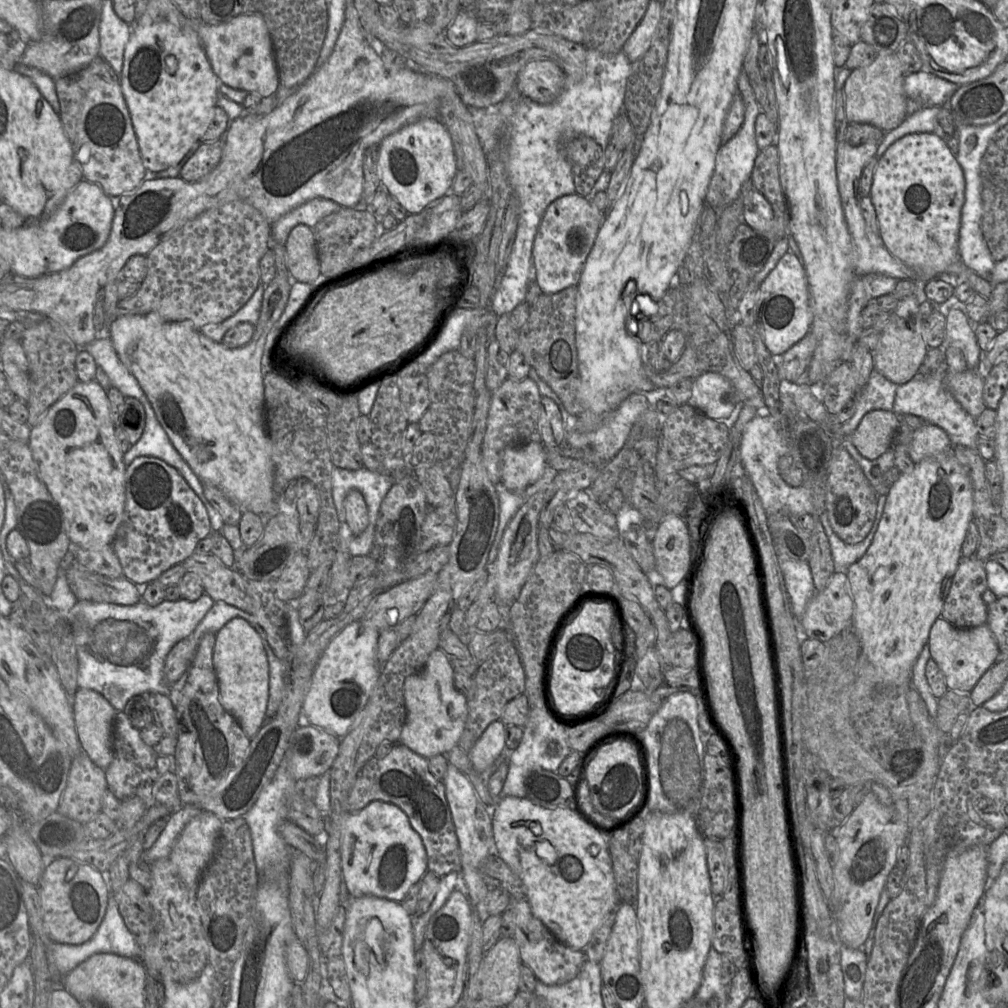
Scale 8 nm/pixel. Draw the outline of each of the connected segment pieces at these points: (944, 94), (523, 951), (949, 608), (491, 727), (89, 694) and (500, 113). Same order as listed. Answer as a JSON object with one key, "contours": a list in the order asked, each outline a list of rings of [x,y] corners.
{"contours":[[[[931,73],[905,74],[904,91],[908,98],[907,116],[922,107],[947,107],[959,86]]],[[[526,899],[512,900],[510,908],[514,911],[514,934],[522,964],[528,966],[536,979],[545,985],[557,985],[574,979],[580,972],[585,960],[585,952],[574,950],[560,942],[537,919]]],[[[972,557],[961,558],[951,579],[940,617],[957,628],[972,628],[986,623],[987,605],[982,594],[987,588],[987,577],[984,562]]],[[[499,719],[488,725],[474,746],[468,751],[472,768],[484,773],[505,749],[505,724]]],[[[78,689],[72,698],[82,750],[104,771],[113,760],[113,724],[117,712],[100,693]]],[[[588,49],[587,54],[586,54],[586,64],[585,64],[585,74],[581,80],[573,80],[571,79],[568,75],[565,75],[565,81],[564,85],[562,88],[562,91],[558,98],[553,101],[550,104],[539,104],[536,103],[529,98],[523,96],[516,88],[514,88],[508,96],[499,104],[495,106],[488,106],[486,108],[481,108],[481,109],[472,109],[474,110],[474,127],[476,134],[479,138],[479,141],[482,145],[482,148],[484,152],[487,154],[498,154],[496,152],[496,142],[498,139],[498,136],[500,133],[505,132],[508,137],[509,137],[509,144],[506,149],[506,155],[501,155],[500,158],[505,163],[507,175],[508,175],[508,180],[510,183],[511,187],[511,195],[515,195],[515,197],[518,200],[519,204],[519,219],[518,219],[518,225],[517,225],[517,230],[515,234],[515,239],[513,242],[513,246],[507,261],[507,265],[503,270],[503,273],[499,276],[499,285],[498,288],[495,290],[491,300],[490,300],[490,308],[493,310],[497,316],[501,316],[503,314],[511,314],[511,312],[515,309],[517,305],[525,301],[526,295],[527,295],[527,290],[528,286],[530,283],[529,280],[529,270],[530,267],[532,266],[532,249],[533,249],[533,243],[534,239],[537,233],[537,230],[539,228],[540,222],[542,220],[542,217],[547,209],[547,207],[556,199],[564,196],[564,195],[569,195],[569,194],[574,194],[575,193],[575,186],[574,186],[574,180],[573,180],[573,174],[572,174],[572,168],[571,164],[569,161],[566,159],[564,156],[564,146],[565,144],[578,137],[581,135],[590,137],[594,139],[603,149],[605,149],[610,141],[610,138],[612,136],[612,128],[614,125],[614,122],[618,115],[624,111],[624,96],[625,96],[625,91],[626,91],[626,82],[627,78],[630,73],[630,68],[631,68],[631,62],[628,60],[626,57],[625,53],[623,51],[619,51],[618,53],[612,54],[612,55],[605,55],[600,53],[597,50],[594,49]]]]}

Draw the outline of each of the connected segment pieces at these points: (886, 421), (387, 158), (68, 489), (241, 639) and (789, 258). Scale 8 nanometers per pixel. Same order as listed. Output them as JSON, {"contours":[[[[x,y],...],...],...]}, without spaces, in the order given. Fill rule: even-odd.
{"contours":[[[[872,410],[862,418],[851,441],[863,457],[873,460],[891,448],[898,427],[894,411]]],[[[437,116],[419,119],[385,137],[379,144],[378,162],[382,187],[409,214],[418,214],[433,201],[442,199],[458,172],[458,161],[454,151],[453,140],[447,128]]],[[[78,381],[31,428],[29,446],[40,477],[60,506],[72,546],[112,545],[126,501],[126,469],[114,432],[108,392],[96,381]]],[[[240,617],[233,618],[216,633],[213,666],[218,679],[221,705],[235,717],[245,734],[252,739],[266,722],[269,698],[269,664],[261,638],[246,620]]],[[[788,251],[759,286],[755,324],[769,352],[781,356],[811,330],[813,319],[802,259]]]]}

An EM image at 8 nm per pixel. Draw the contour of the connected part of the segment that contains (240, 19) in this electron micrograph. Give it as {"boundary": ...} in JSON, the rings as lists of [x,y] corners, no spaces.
{"boundary":[[[261,14],[238,15],[218,25],[199,21],[197,36],[219,83],[257,93],[262,98],[275,95],[280,86],[278,69],[271,36]]]}

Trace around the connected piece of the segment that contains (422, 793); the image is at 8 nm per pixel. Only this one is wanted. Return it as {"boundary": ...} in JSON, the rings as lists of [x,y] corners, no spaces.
{"boundary":[[[396,743],[383,758],[374,756],[359,770],[347,799],[347,811],[357,812],[374,800],[395,804],[407,815],[427,854],[427,871],[439,877],[461,869],[460,848],[443,782],[430,772],[428,759]]]}

